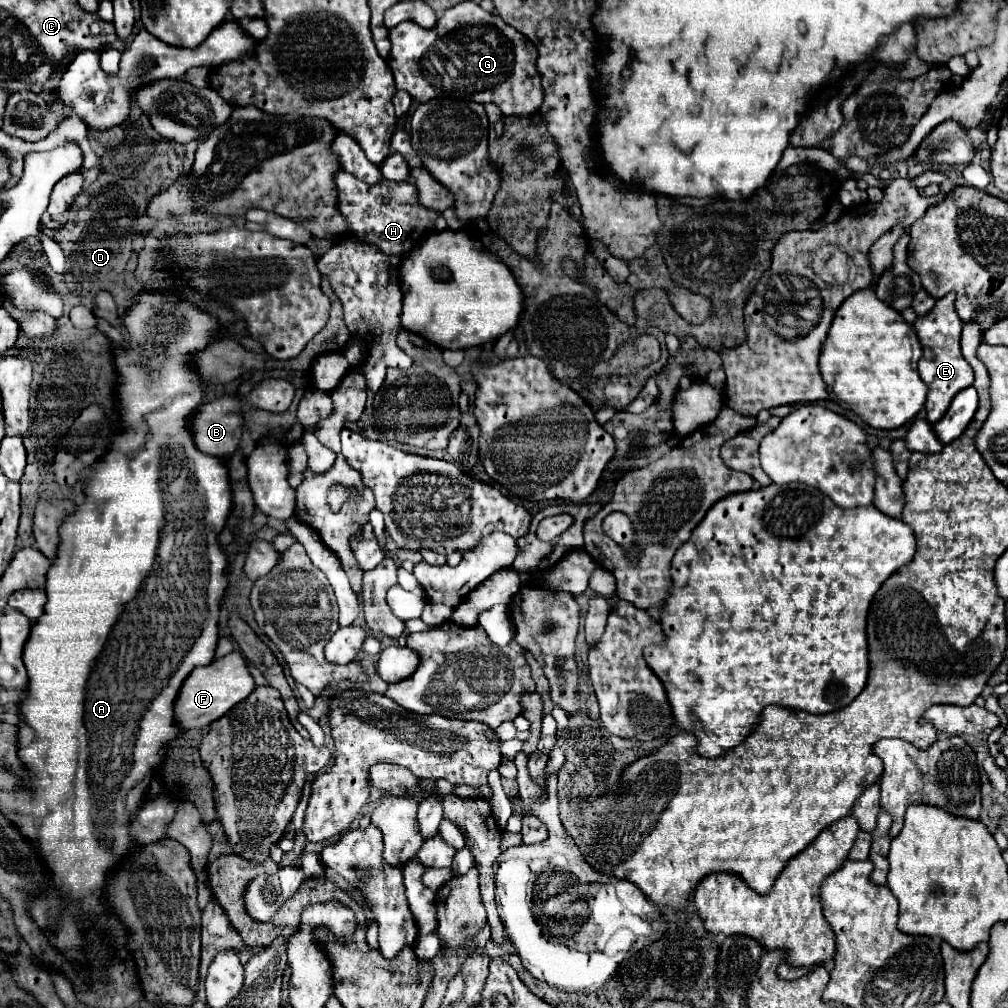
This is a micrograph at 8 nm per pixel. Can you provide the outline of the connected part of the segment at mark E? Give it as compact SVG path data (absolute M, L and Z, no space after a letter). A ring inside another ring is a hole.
M955 293L941 297L937 301L937 305L931 309L931 313L917 317L915 323L913 323L917 335L923 343L923 357L919 361L919 375L929 387L925 409L927 409L927 419L931 423L937 423L945 415L951 399L961 389L965 389L973 383L973 369L961 355L961 345L959 345L961 325L963 323L959 319L957 311L955 311Z

